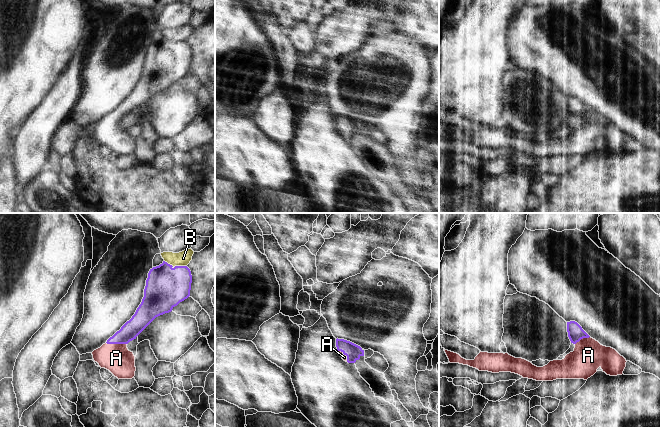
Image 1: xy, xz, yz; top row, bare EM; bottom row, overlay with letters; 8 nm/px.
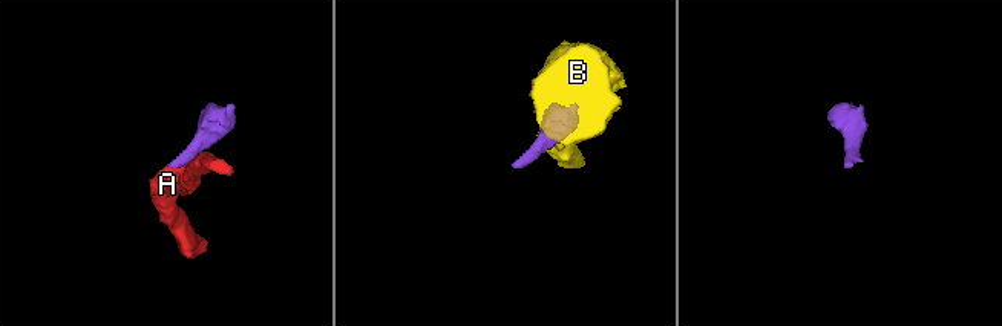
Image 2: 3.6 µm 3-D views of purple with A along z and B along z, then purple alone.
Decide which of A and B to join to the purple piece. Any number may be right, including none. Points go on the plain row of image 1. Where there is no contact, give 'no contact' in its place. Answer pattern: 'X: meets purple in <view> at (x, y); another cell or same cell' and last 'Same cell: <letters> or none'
A: meets purple in xy at (116, 119); same cell
B: meets purple in xy at (175, 42); another cell
Same cell: A

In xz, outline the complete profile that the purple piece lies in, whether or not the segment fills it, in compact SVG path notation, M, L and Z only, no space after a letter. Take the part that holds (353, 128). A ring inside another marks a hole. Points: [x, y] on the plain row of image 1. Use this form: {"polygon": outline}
{"polygon": "M337 114L336 123L342 135L348 139L355 139L364 132L364 126L360 122L344 115Z"}

